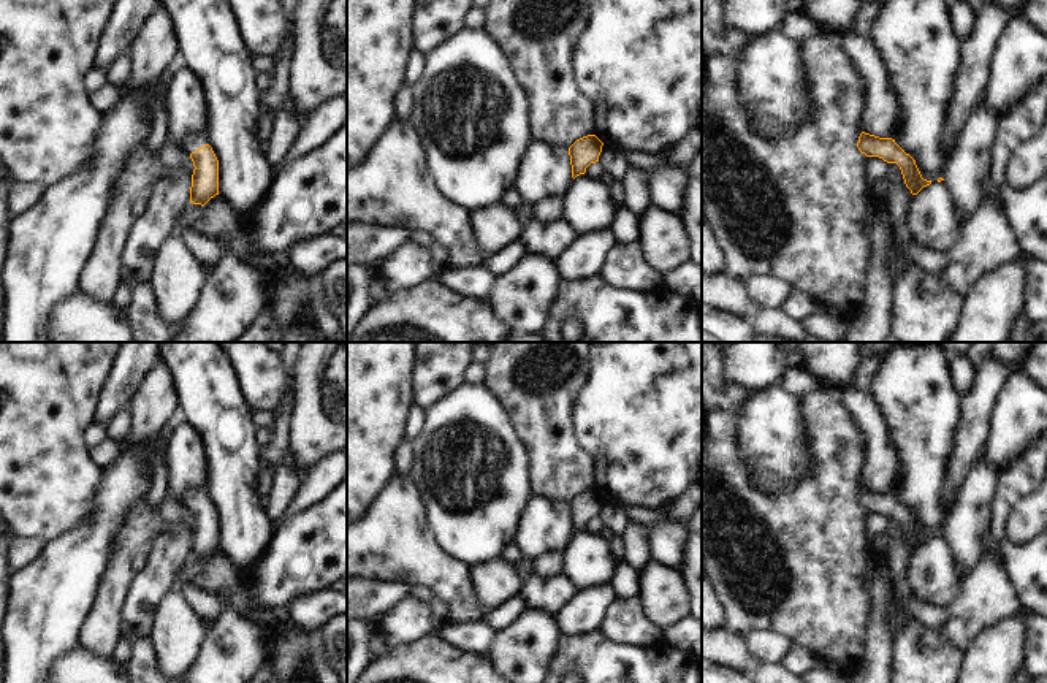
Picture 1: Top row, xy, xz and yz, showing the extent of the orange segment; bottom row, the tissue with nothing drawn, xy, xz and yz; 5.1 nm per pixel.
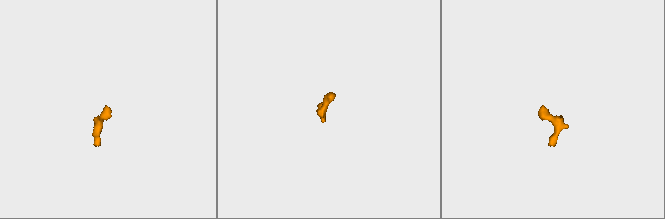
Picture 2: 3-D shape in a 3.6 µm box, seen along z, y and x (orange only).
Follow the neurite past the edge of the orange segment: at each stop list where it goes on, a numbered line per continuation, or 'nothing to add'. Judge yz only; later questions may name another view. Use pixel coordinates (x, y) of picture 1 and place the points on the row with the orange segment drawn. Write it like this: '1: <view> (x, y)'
nothing to add

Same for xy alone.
1: xy (195, 141)

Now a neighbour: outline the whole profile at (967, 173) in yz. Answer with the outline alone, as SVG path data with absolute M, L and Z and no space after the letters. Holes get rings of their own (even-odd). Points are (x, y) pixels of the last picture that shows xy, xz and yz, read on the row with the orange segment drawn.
M985 95L971 108L957 133L954 151L947 155L944 182L957 203L961 225L979 209L993 192L992 149L998 133L998 119Z

